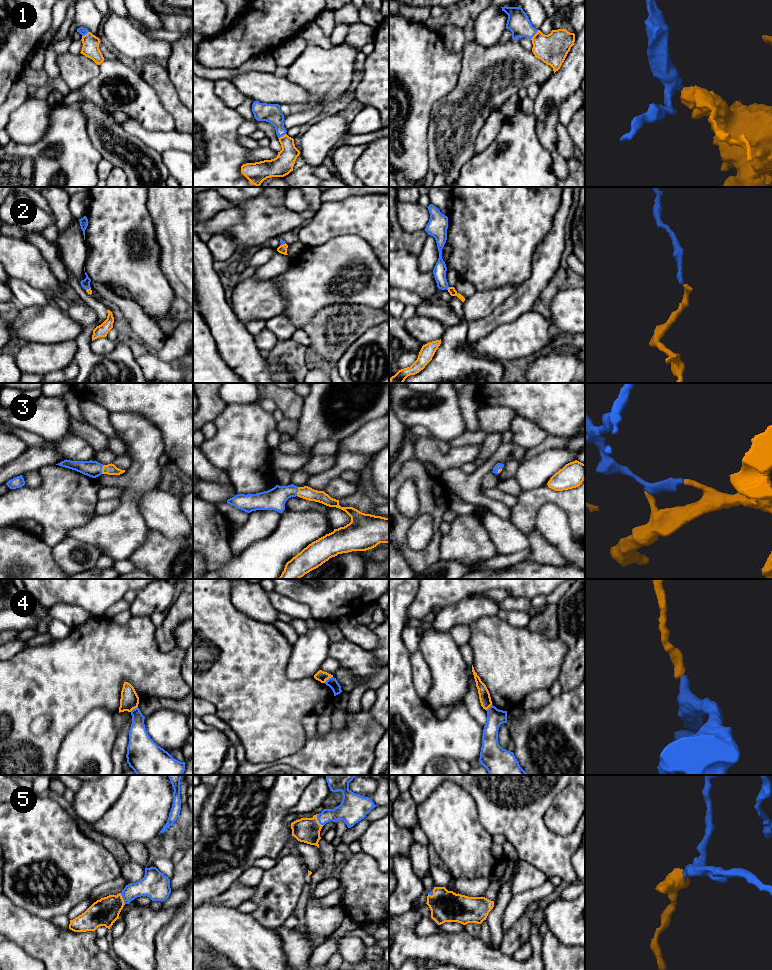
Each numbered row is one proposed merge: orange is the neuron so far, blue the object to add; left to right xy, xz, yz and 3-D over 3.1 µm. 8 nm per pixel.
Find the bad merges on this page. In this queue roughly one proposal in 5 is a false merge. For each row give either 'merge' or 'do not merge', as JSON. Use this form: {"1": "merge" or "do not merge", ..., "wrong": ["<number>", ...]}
{"1": "merge", "2": "merge", "3": "merge", "4": "do not merge", "5": "merge", "wrong": ["4"]}

